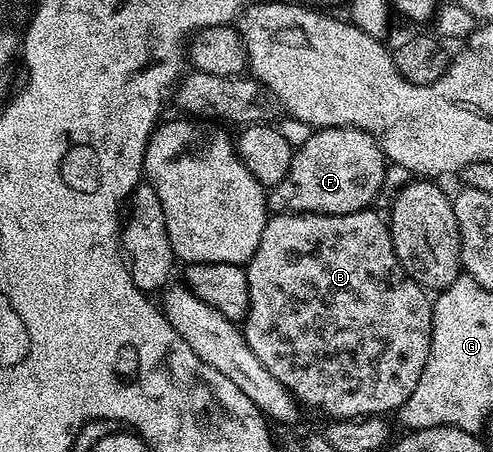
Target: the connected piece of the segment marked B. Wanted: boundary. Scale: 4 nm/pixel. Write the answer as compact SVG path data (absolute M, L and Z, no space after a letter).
M373 208L361 209L355 213L332 215L331 213L276 213L266 218L264 235L260 235L260 247L256 255L247 261L244 268L248 279L250 306L244 318L244 332L248 347L256 351L256 359L264 363L289 393L299 402L307 401L318 409L323 409L330 419L361 419L375 415L390 415L402 408L402 404L416 391L424 363L428 359L430 340L432 339L432 301L427 290L417 285L404 271L392 247L392 235L387 218L374 213Z

